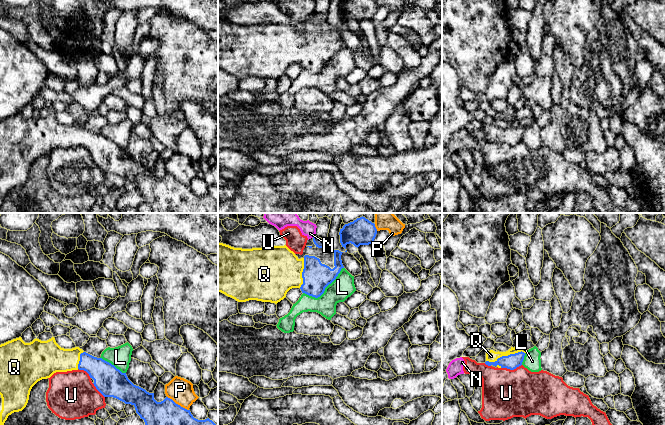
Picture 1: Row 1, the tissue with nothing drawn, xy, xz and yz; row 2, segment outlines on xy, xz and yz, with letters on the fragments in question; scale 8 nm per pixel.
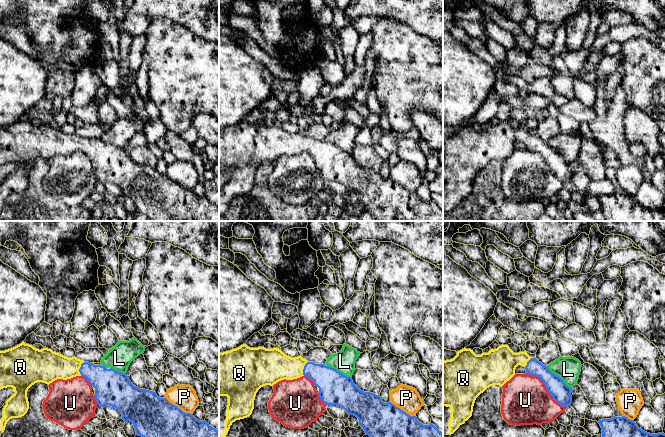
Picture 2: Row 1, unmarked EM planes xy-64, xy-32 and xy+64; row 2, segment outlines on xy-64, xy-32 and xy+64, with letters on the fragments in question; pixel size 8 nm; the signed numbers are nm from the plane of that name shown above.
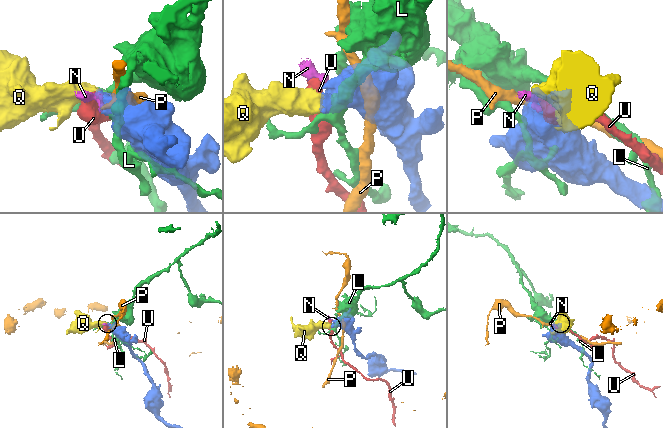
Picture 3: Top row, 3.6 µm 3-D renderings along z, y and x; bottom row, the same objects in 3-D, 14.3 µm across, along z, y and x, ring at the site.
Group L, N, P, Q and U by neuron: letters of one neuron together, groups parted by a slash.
L / N U / P / Q

